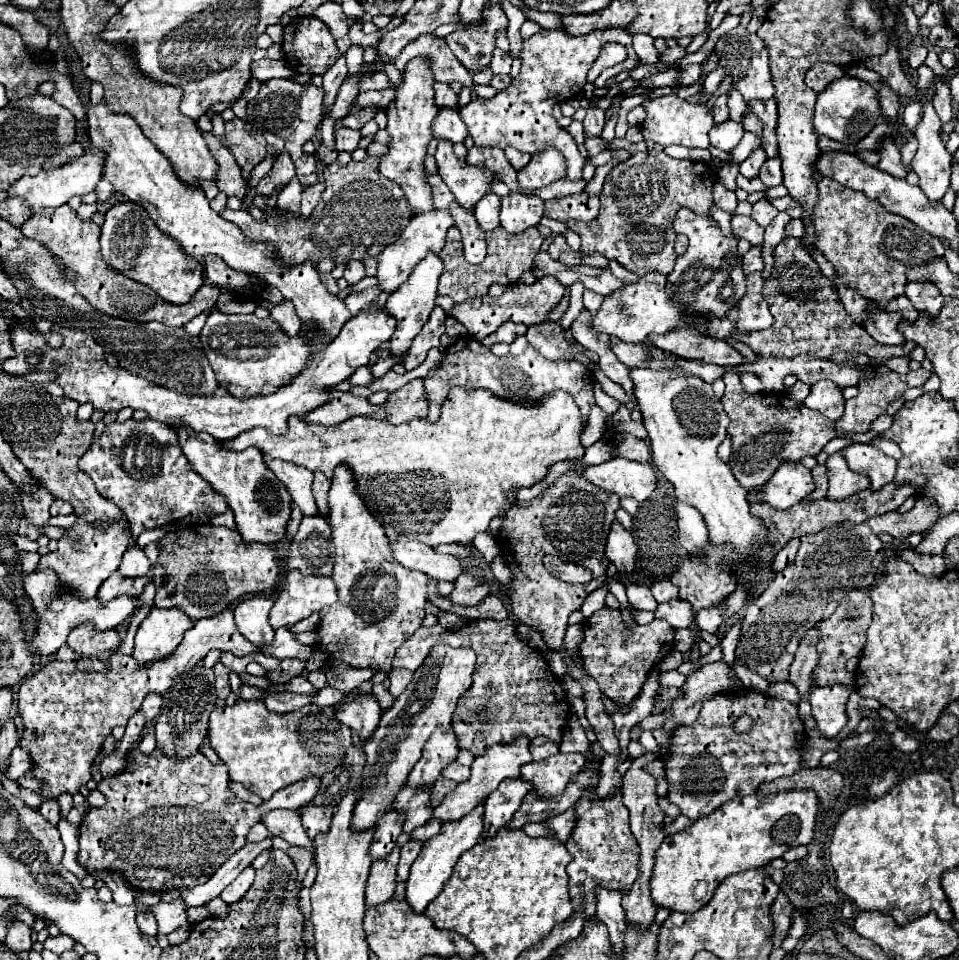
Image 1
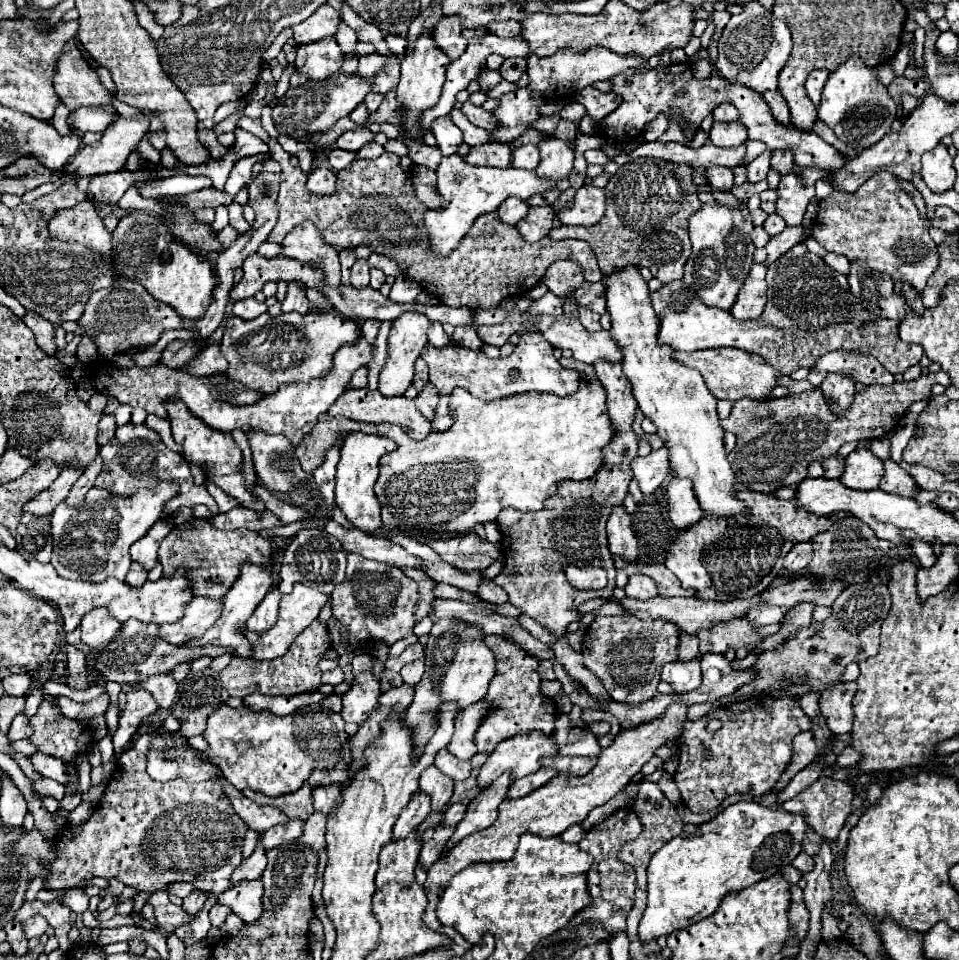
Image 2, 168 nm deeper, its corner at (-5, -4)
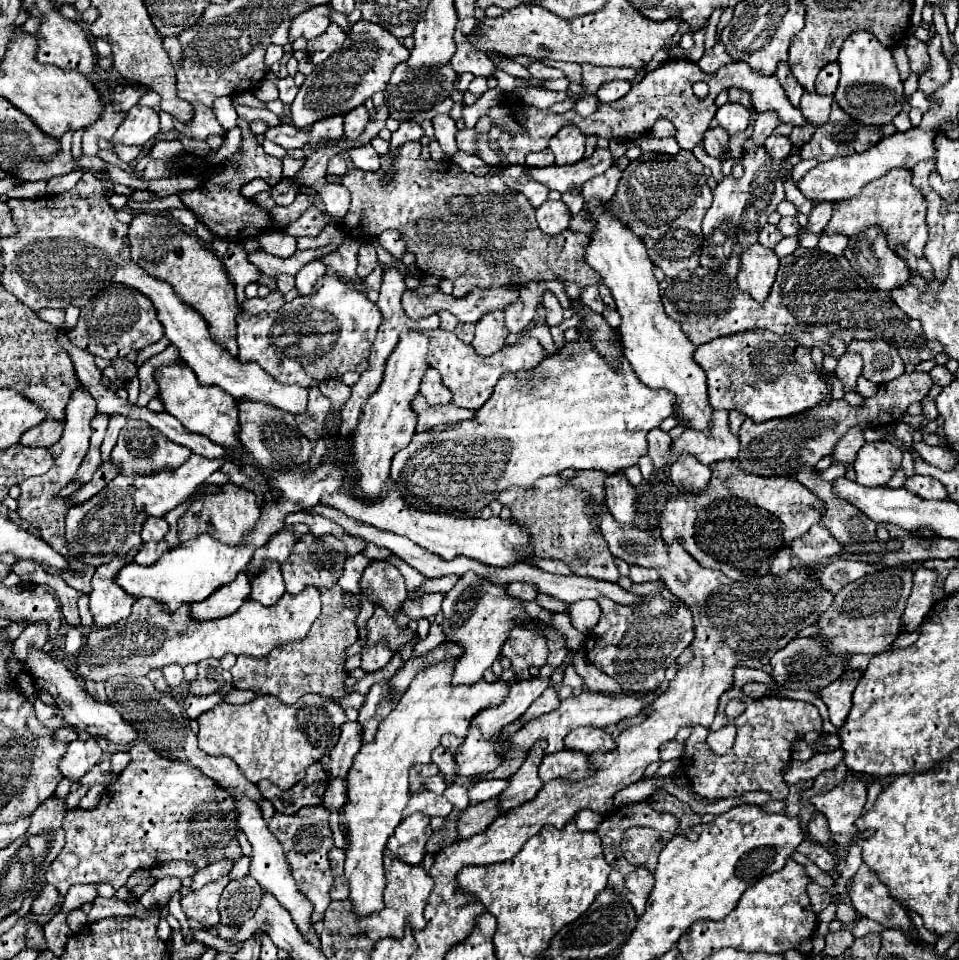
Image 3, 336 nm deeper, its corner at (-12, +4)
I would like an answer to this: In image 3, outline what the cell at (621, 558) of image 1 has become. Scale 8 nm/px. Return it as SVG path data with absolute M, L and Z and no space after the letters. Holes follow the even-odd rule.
M612 474L606 478L606 504L616 522L634 522L634 488L624 474Z

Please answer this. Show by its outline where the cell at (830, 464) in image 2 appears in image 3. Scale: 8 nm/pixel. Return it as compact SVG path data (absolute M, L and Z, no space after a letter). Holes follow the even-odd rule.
M850 428L848 434L836 444L836 448L832 450L832 464L842 464L846 466L846 478L854 480L854 460L858 450L864 446L864 436L860 428Z

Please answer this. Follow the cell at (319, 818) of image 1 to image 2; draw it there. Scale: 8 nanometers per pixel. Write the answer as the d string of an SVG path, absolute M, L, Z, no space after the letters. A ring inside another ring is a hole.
M333 784L333 786L317 786L313 788L313 806L317 812L329 816L333 814L333 810L337 808L337 798L341 794L341 784Z

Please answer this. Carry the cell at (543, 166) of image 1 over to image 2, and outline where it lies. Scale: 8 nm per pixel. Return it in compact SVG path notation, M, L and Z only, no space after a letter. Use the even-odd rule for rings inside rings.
M547 138L539 142L541 162L537 166L537 174L541 178L565 180L573 168L573 148L557 138Z

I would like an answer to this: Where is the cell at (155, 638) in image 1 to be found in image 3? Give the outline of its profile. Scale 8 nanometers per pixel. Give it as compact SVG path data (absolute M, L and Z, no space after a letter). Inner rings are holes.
M244 572L236 576L236 582L230 582L228 586L220 586L212 598L206 598L204 602L196 602L196 606L190 608L192 620L214 620L214 618L224 618L236 612L242 602L250 596L250 586L248 578Z

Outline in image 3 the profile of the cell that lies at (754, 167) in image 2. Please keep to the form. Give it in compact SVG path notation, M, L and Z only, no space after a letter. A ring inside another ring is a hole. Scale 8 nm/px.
M772 134L772 136L768 136L768 138L766 138L766 142L764 142L764 148L768 150L770 158L784 160L784 158L790 154L790 148L792 148L792 144L790 144L790 140L788 140L786 136L776 136L776 134Z

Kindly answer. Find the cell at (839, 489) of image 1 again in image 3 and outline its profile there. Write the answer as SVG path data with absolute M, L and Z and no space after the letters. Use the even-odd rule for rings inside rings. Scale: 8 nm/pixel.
M868 442L860 448L854 470L862 486L886 486L902 462L902 452L890 442Z

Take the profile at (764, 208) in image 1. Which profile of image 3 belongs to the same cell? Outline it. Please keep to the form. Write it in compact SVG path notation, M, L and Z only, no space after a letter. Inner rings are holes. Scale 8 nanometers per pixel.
M794 216L780 218L780 222L778 222L778 230L780 230L784 236L794 236L794 234L798 232L798 228L800 228L800 224L798 224L798 220L796 220Z

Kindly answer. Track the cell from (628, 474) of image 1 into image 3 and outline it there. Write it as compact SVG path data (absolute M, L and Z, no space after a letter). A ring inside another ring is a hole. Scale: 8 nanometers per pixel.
M714 410L712 434L706 436L698 430L686 428L684 434L672 442L668 462L664 468L670 468L684 454L692 454L702 464L710 466L718 460L736 458L738 450L740 450L740 440L728 428L728 412L726 410Z

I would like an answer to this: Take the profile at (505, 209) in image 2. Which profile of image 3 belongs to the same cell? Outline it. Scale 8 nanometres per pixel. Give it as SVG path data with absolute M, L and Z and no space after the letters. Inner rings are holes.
M528 180L528 182L522 184L520 192L528 198L528 202L532 202L534 208L538 208L538 206L542 206L542 204L548 200L548 192L550 192L550 190L548 190L548 186L544 186L544 184L538 184L538 182L534 182L534 180Z

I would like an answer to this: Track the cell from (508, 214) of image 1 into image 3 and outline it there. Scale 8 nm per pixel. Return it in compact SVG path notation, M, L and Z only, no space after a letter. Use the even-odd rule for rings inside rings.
M548 200L536 210L536 220L542 232L558 234L568 228L570 212L562 200Z

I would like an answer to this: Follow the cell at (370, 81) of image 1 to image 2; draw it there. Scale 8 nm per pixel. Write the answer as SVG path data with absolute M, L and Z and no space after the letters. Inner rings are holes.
M343 4L341 18L355 32L363 32L363 42L371 42L375 46L375 52L377 54L389 58L389 64L375 74L375 80L373 82L367 82L365 78L361 78L361 74L337 72L335 76L329 76L325 80L309 80L309 82L297 86L297 88L289 88L291 94L287 94L283 98L283 104L277 102L277 106L273 108L273 122L275 122L275 128L281 134L287 134L291 138L297 138L297 134L307 136L307 134L313 134L313 132L329 130L339 118L349 116L365 100L367 94L371 94L371 92L387 94L391 88L397 86L399 62L395 62L395 54L387 48L385 38L383 38L385 34L381 34L381 30L377 30L377 26L369 26L369 22L361 22L361 18L357 18L357 14L353 14L353 10L349 10L349 6L345 6L345 4Z

